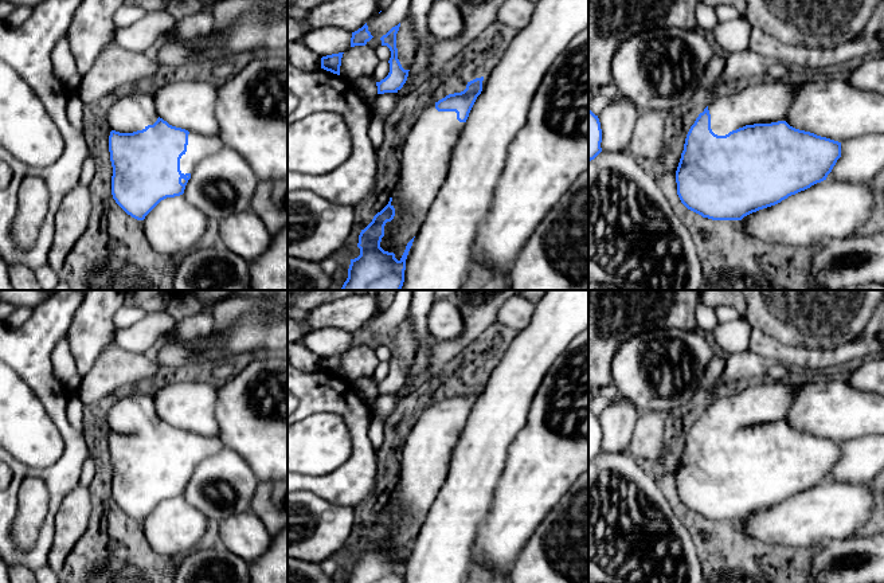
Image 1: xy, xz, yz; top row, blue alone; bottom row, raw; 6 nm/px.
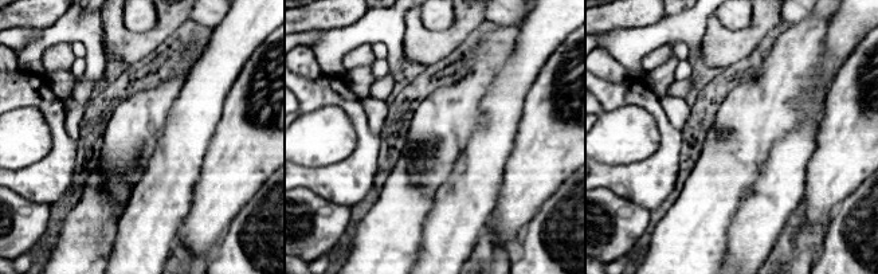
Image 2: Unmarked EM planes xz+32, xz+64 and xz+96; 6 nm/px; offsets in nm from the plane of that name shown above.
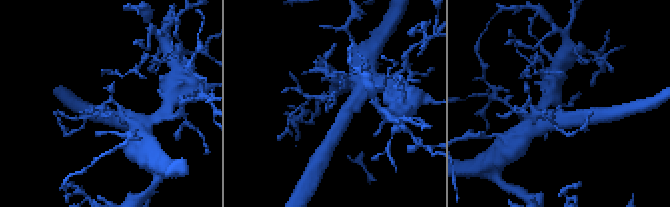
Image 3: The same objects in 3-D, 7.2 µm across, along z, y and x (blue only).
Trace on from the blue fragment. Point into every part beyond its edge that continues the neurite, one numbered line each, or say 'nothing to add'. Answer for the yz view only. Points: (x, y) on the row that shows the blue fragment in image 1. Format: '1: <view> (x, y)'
1: yz (766, 101)

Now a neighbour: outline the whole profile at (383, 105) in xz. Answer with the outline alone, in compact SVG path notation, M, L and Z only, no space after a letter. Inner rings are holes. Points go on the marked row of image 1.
M396 93L378 94L371 107L378 116L386 120L394 110L396 101L398 101Z

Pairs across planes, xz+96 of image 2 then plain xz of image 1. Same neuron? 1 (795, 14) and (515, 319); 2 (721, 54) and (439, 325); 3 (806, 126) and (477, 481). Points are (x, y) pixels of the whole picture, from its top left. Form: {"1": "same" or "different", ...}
{"1": "same", "2": "different", "3": "same"}

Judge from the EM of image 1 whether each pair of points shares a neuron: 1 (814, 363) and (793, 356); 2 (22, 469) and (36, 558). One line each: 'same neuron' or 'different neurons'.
1: same neuron
2: same neuron

